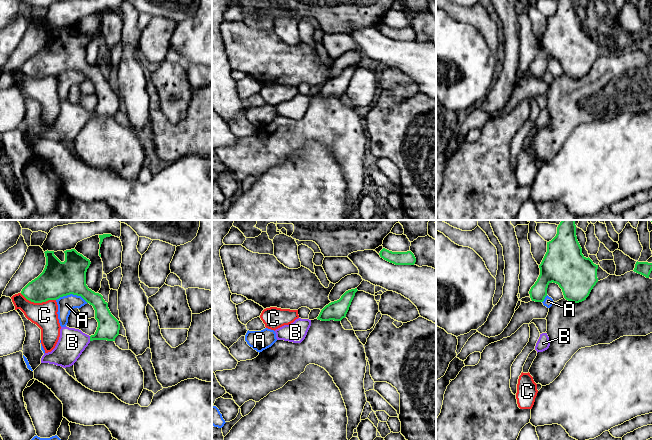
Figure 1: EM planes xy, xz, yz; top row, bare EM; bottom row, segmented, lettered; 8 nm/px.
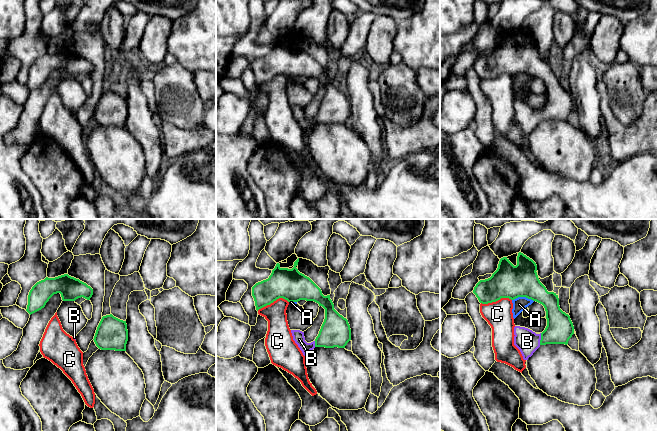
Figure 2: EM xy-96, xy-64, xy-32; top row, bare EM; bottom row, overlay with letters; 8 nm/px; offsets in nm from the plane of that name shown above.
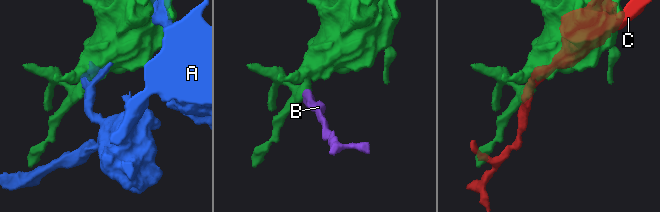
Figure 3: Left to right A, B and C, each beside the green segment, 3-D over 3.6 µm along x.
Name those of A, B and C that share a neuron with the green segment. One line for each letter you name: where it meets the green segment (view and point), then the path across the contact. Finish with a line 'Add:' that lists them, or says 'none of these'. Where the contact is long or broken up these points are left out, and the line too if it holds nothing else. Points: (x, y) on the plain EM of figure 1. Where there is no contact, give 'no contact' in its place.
B: contact xy (90, 114); way xy (108, 104), (99, 111), (90, 114), (72, 118)
Add: B

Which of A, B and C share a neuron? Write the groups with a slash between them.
A / B / C

